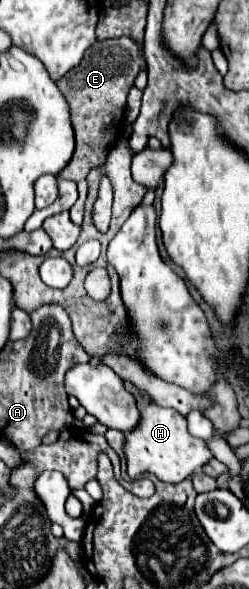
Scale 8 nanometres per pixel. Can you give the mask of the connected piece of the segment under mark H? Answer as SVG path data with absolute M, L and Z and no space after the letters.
M153 402L145 404L141 408L141 422L137 426L139 428L135 428L133 432L127 432L125 442L127 472L131 478L139 478L143 472L151 472L161 482L177 484L193 476L213 458L213 452L209 450L207 442L189 434L187 418L181 416L177 410L161 408Z

